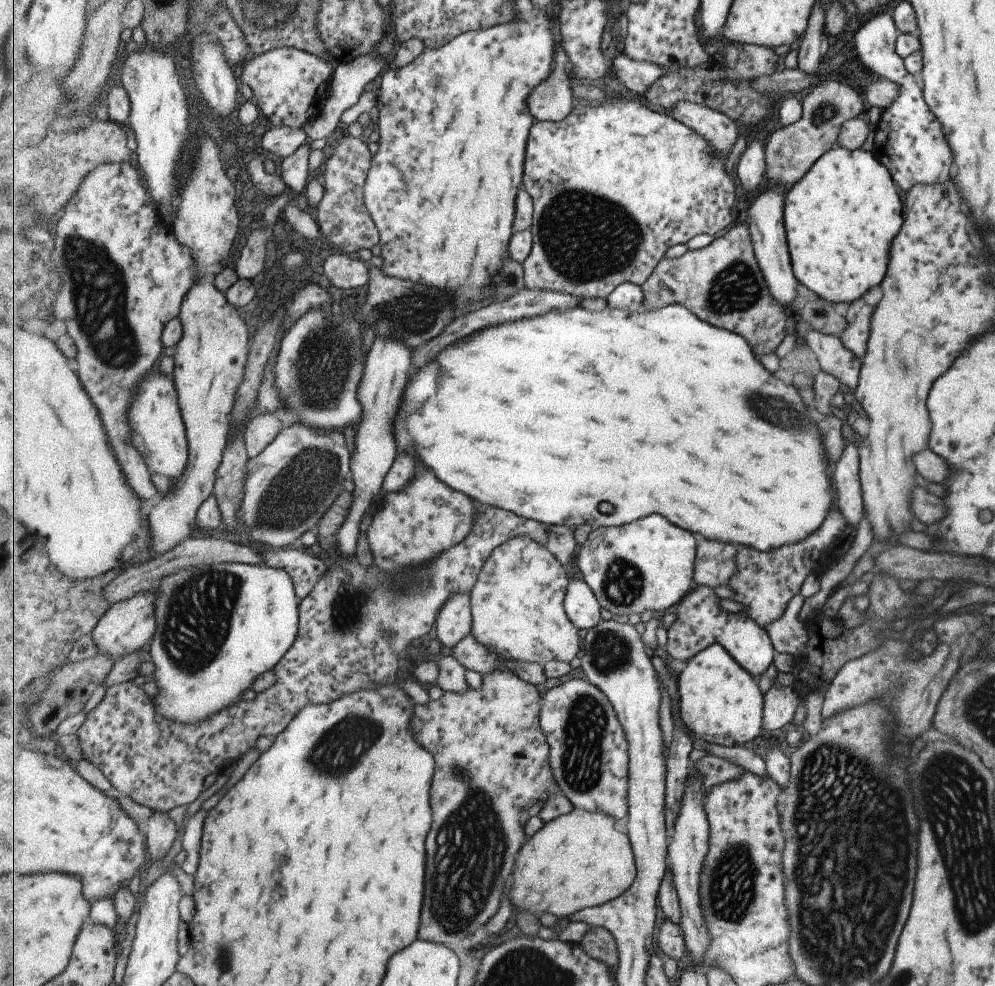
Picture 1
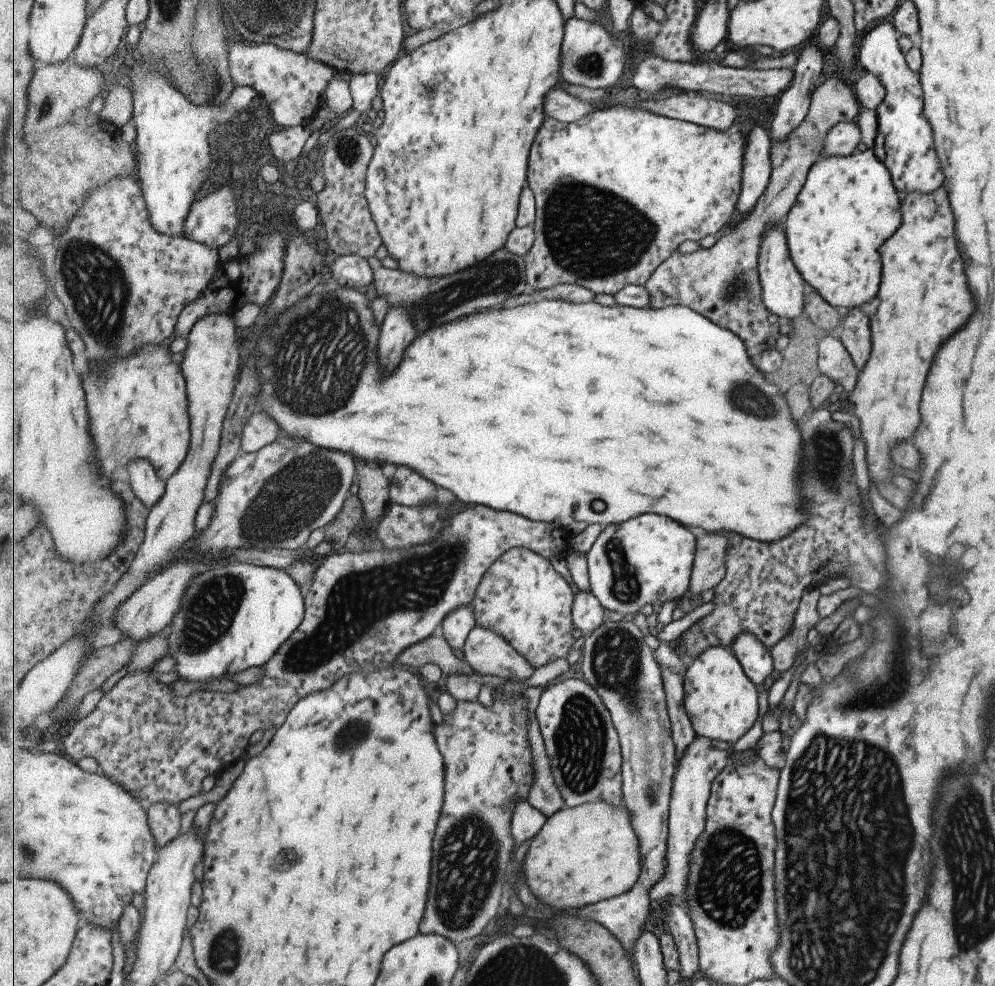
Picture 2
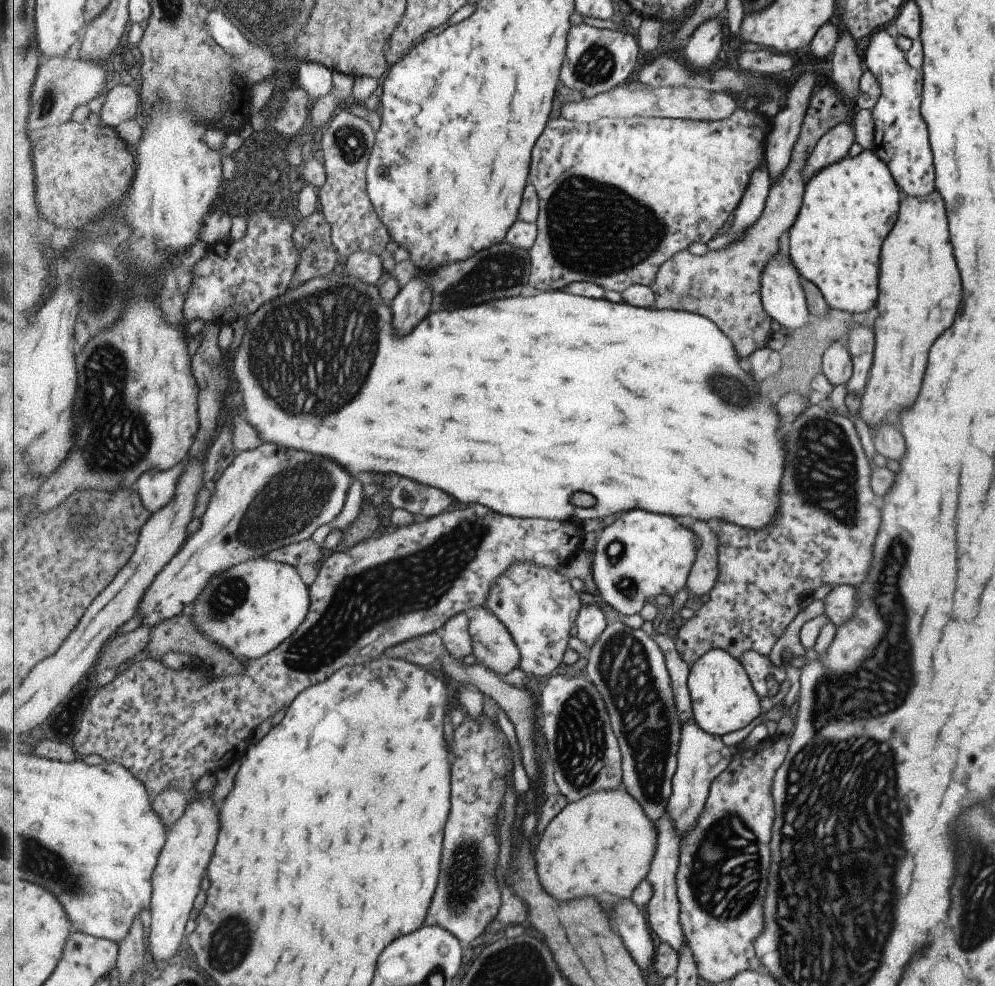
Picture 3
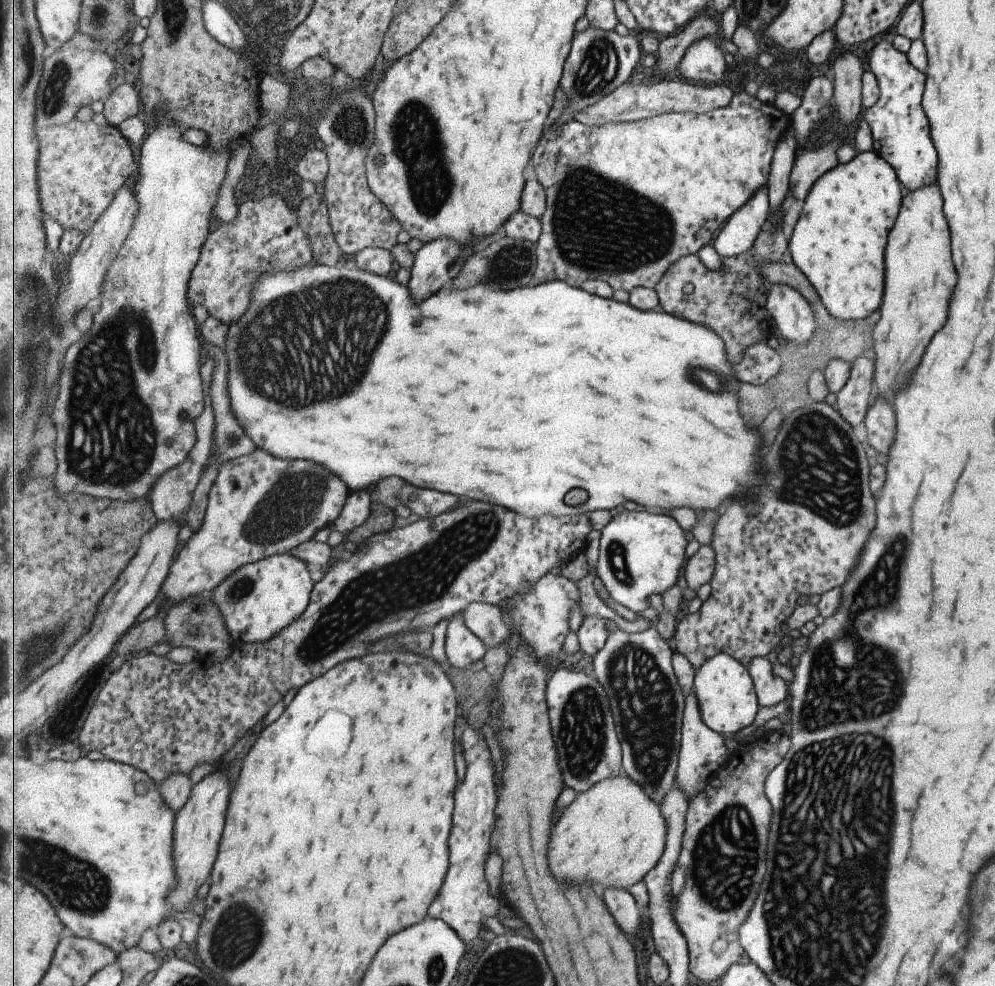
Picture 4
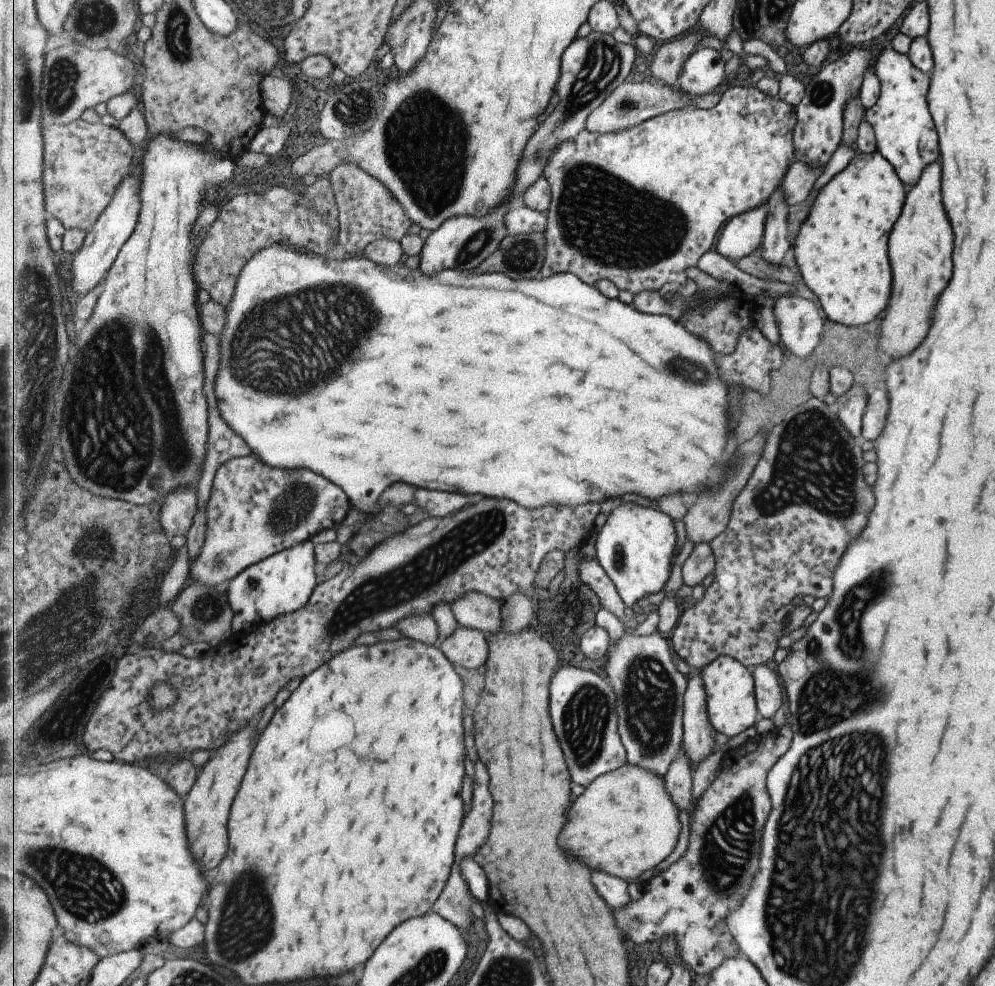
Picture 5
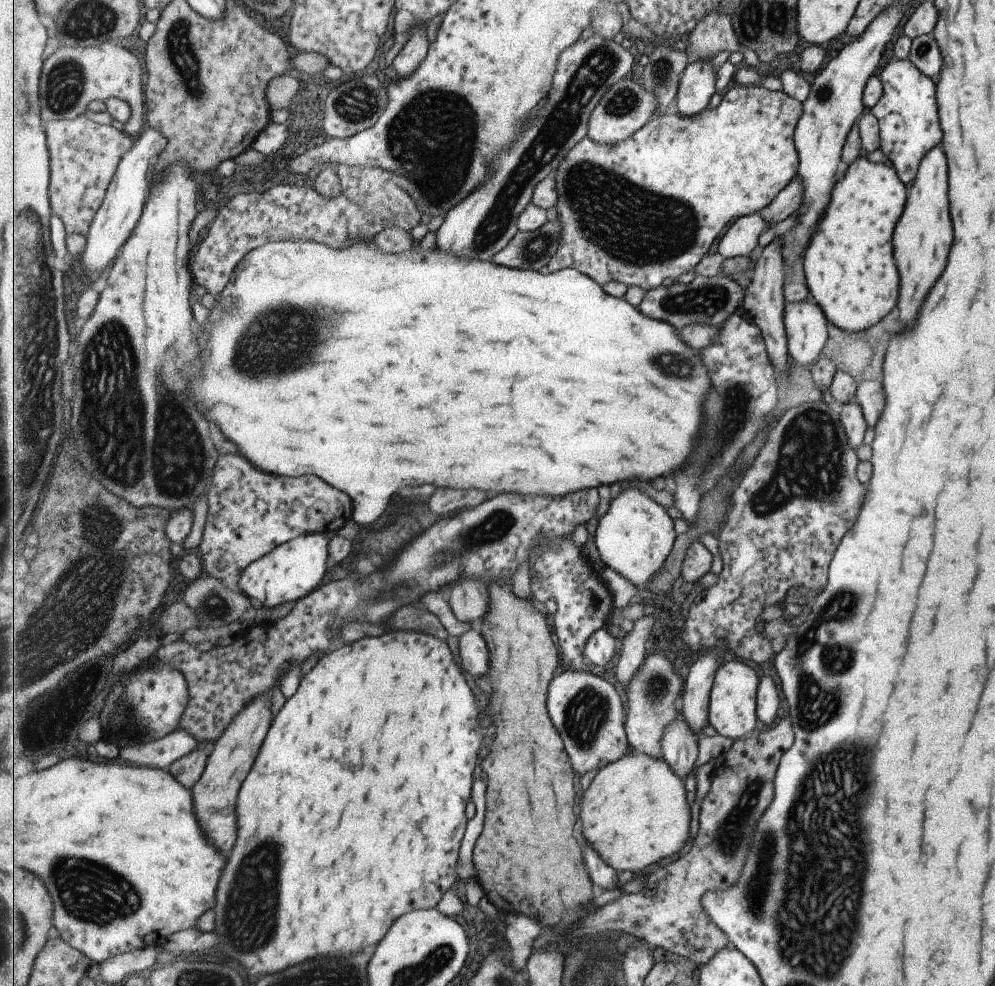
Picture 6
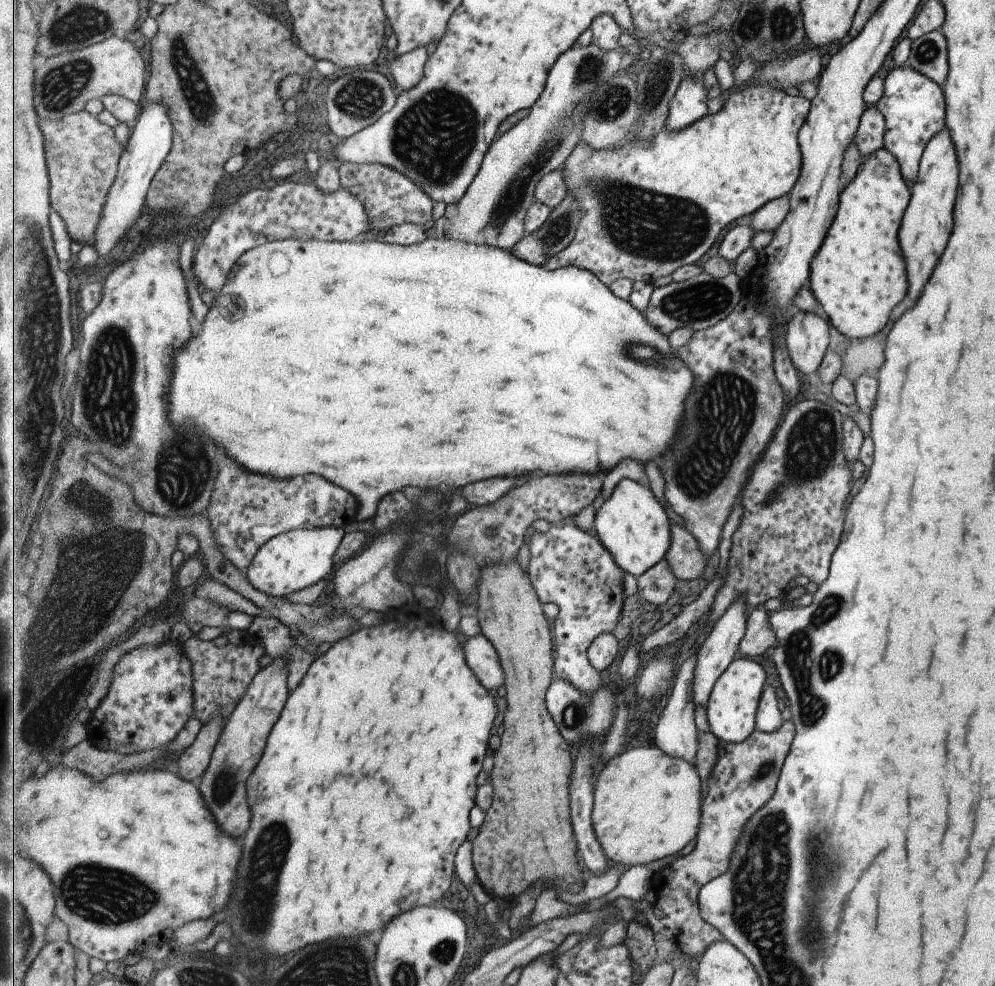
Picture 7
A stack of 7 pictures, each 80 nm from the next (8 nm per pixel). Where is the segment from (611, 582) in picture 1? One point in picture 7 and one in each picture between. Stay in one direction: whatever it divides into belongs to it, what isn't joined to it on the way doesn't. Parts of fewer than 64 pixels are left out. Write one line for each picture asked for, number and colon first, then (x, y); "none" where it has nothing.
2: (649, 559)
3: (639, 556)
4: (640, 554)
5: (635, 547)
6: (636, 536)
7: (632, 524)

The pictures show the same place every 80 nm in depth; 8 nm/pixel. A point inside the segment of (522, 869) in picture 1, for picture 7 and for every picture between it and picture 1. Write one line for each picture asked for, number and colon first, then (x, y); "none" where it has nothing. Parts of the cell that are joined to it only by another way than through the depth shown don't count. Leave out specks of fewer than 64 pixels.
2: (592, 852)
3: (604, 845)
4: (613, 836)
5: (625, 823)
6: (634, 813)
7: (647, 804)

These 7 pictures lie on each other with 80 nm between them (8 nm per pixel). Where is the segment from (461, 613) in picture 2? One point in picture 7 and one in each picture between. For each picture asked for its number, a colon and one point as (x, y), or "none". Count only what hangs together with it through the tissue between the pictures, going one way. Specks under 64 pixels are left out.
3: (457, 638)
4: (462, 647)
5: (470, 648)
6: (474, 651)
7: (482, 656)

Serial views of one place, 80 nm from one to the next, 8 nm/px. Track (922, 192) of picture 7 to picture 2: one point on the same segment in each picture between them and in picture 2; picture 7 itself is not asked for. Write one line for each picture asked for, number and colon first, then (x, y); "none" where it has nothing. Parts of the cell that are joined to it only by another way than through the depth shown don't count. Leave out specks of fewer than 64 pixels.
2: (923, 297)
3: (919, 294)
4: (918, 277)
5: (919, 247)
6: (921, 237)

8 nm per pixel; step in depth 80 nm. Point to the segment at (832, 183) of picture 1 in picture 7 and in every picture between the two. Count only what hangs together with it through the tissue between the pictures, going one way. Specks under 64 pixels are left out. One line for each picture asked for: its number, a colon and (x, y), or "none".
2: (848, 207)
3: (848, 207)
4: (837, 242)
5: (840, 249)
6: (848, 270)
7: (857, 276)

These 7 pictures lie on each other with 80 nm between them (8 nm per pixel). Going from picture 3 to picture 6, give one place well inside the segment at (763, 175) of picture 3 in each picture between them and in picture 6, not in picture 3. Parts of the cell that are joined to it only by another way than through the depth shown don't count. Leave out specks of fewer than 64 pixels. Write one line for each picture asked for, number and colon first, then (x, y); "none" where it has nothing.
4: (738, 236)
5: (744, 235)
6: (742, 239)

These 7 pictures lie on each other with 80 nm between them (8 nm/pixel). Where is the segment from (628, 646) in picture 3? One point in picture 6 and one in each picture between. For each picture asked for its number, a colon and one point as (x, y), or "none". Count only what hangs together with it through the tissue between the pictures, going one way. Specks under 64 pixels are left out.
4: (636, 669)
5: (649, 687)
6: (653, 693)

